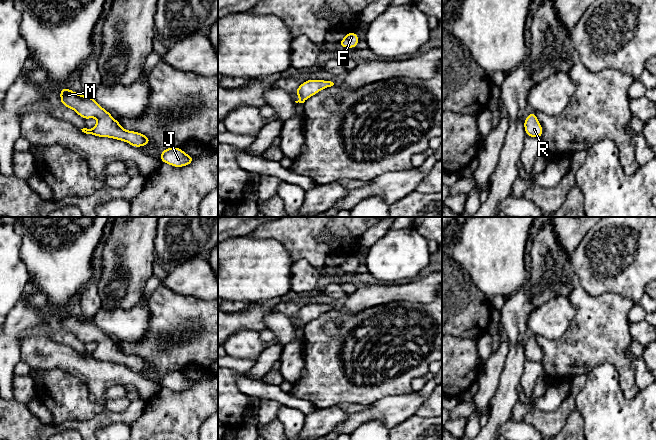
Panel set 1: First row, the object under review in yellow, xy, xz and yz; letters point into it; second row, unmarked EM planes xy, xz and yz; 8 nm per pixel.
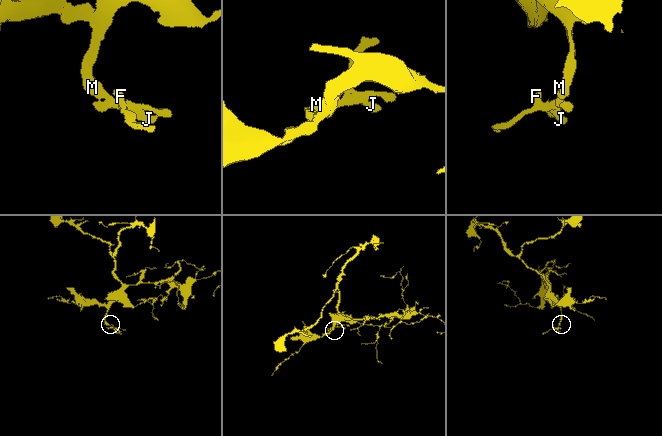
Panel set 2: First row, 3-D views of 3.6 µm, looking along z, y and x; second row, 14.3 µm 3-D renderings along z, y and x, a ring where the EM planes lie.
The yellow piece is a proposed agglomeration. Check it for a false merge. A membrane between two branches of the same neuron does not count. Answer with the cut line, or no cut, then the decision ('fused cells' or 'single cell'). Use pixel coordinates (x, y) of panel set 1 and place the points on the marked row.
cut none; single cell

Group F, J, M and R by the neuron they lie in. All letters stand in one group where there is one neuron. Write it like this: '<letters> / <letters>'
F J M R

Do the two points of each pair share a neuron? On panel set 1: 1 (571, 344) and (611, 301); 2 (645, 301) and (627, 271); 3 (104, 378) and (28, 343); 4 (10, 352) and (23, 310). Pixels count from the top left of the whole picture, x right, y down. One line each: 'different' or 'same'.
1: same
2: different
3: same
4: same

